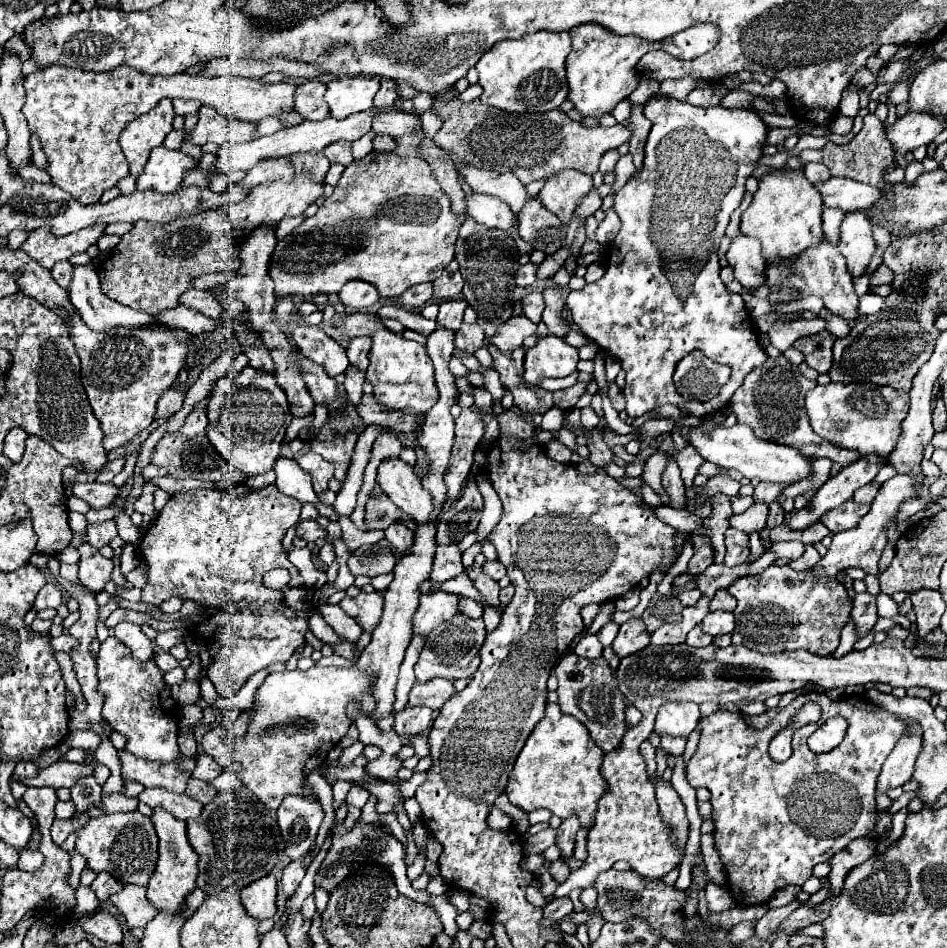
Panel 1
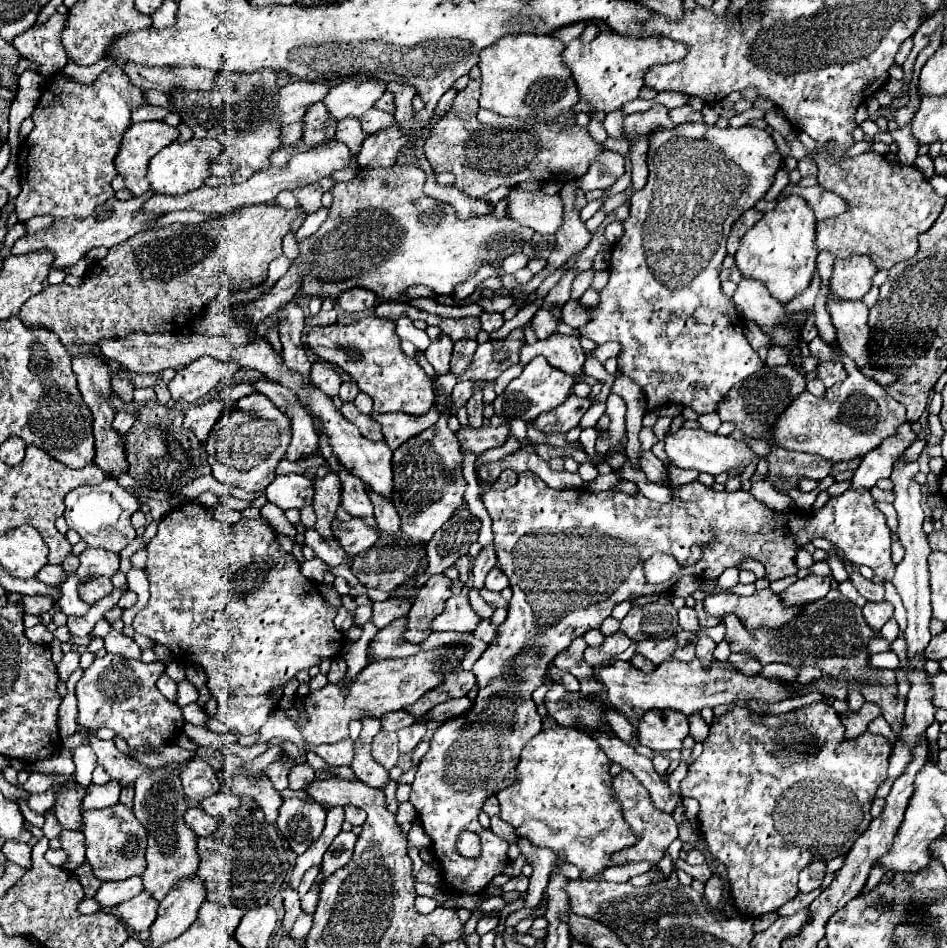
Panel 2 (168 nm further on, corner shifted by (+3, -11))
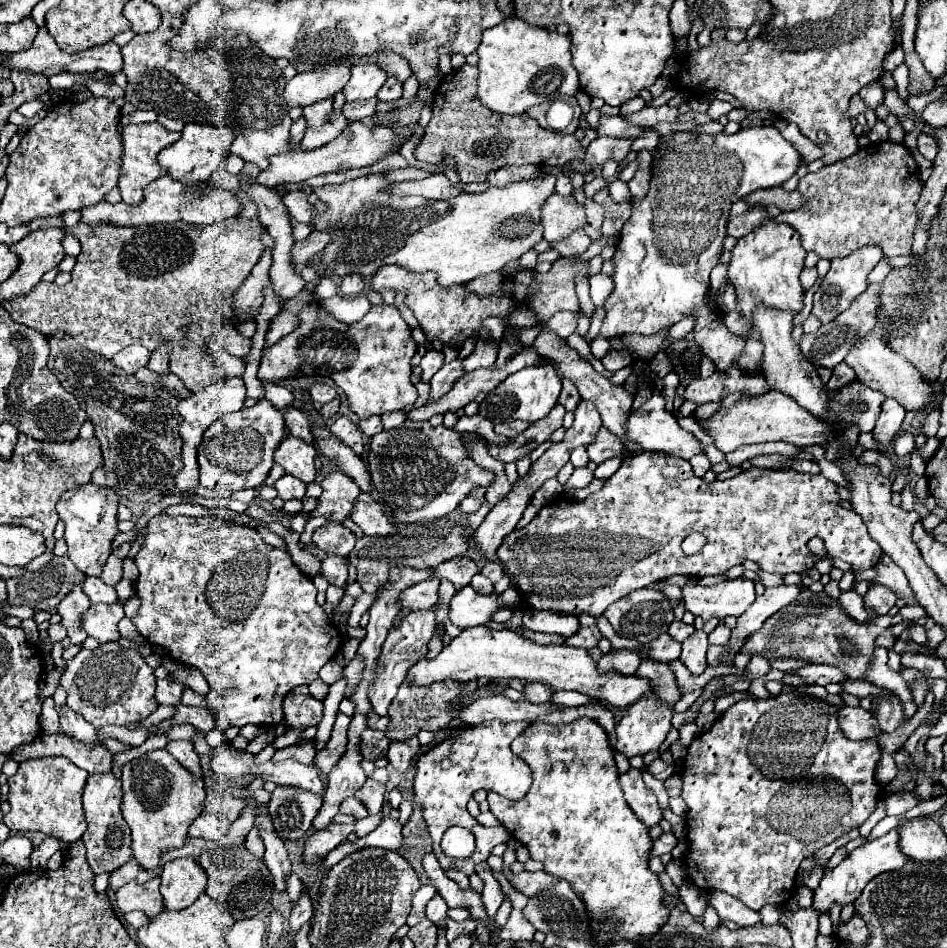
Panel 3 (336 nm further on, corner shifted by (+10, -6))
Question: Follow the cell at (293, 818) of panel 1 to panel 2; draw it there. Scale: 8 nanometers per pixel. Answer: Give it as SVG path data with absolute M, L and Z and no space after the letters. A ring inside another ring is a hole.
M289 798L279 808L277 828L287 838L295 854L303 854L321 836L325 826L325 808L315 800Z

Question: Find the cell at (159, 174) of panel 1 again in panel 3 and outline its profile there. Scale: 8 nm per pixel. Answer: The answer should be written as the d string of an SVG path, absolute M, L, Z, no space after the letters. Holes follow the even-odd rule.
M188 123L182 131L182 137L174 145L170 145L158 153L158 165L166 171L166 175L170 175L172 179L178 179L184 185L208 181L210 175L224 165L226 157L230 155L232 141L234 141L234 133L228 127Z

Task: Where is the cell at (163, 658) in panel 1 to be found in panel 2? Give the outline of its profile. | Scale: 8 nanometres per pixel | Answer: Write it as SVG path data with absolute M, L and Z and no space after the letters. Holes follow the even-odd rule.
M163 674L161 678L159 678L159 682L157 682L157 688L169 698L169 700L177 700L177 682L175 680L171 680L167 674Z

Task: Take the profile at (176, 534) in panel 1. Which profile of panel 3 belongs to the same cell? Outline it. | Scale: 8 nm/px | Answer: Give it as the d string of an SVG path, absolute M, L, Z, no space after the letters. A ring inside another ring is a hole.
M160 513L154 519L150 519L150 533L146 535L144 547L136 555L134 561L140 571L140 577L136 581L136 595L140 597L140 609L132 617L132 623L136 625L136 629L140 631L140 635L146 641L162 647L178 663L184 663L184 665L190 665L190 667L196 667L198 671L202 671L202 675L206 677L206 681L210 685L210 693L206 697L208 709L214 711L216 717L218 715L228 717L232 727L244 727L248 723L260 723L260 725L262 723L264 725L280 723L284 719L282 701L284 701L286 693L296 685L308 685L310 681L314 681L318 677L320 667L324 663L328 663L340 649L340 643L342 643L340 633L330 623L330 617L326 615L326 611L316 603L316 589L312 585L312 579L308 575L304 575L294 565L294 561L290 561L290 553L266 545L262 541L260 533L252 527L236 525L232 521L224 521L224 519L216 519L216 517L186 517L186 515L168 517L168 515Z

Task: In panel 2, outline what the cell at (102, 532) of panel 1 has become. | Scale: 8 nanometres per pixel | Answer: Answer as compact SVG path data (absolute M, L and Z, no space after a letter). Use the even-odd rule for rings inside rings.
M87 548L79 556L79 568L75 570L75 576L79 578L79 586L85 584L93 574L97 576L113 576L119 570L119 554L111 554L105 550L91 550Z

